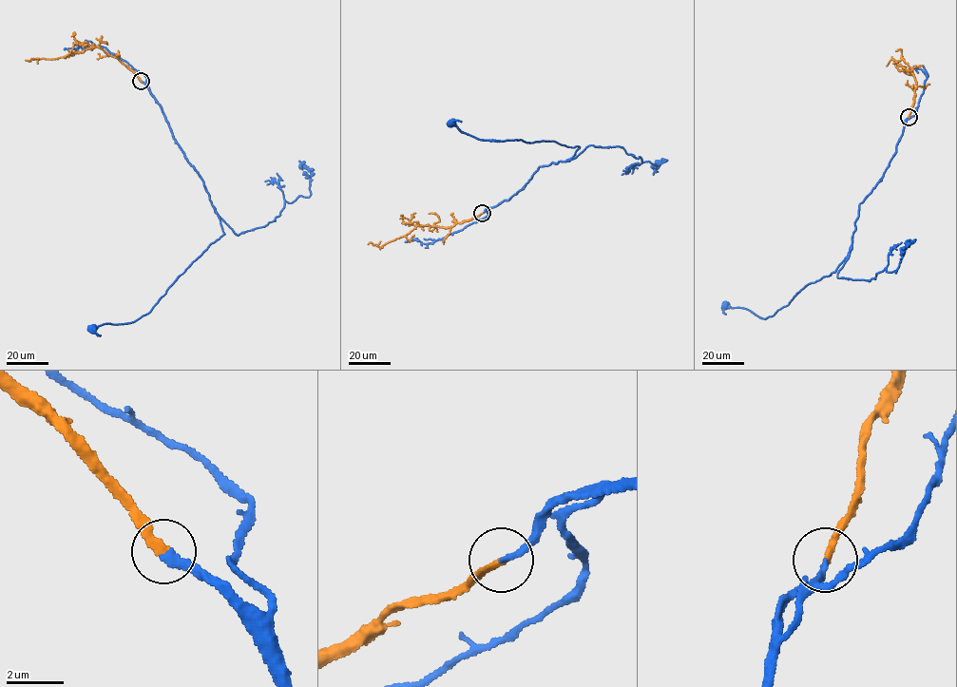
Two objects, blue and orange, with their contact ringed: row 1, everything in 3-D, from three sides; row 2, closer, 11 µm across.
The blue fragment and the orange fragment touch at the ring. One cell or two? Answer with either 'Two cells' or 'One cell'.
One cell

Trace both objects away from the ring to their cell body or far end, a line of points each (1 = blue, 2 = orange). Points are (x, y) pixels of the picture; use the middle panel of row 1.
1: (482, 213), (516, 195), (540, 166), (570, 159), (579, 147), (548, 141), (478, 140), (450, 124)
2: (482, 213), (448, 227), (416, 226), (381, 247), (368, 244)

